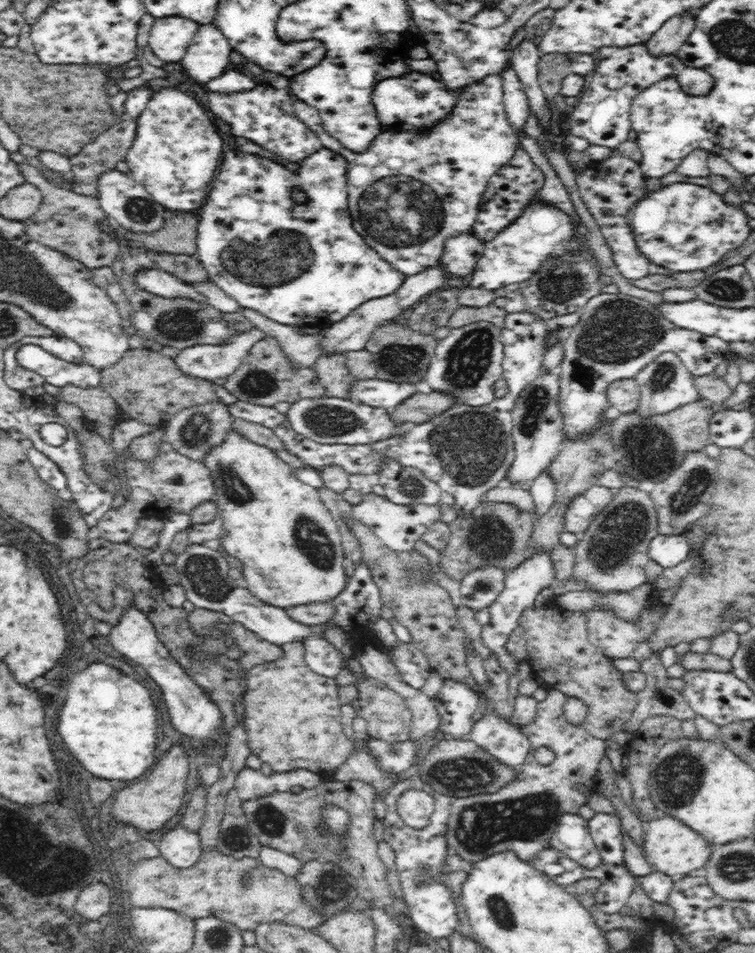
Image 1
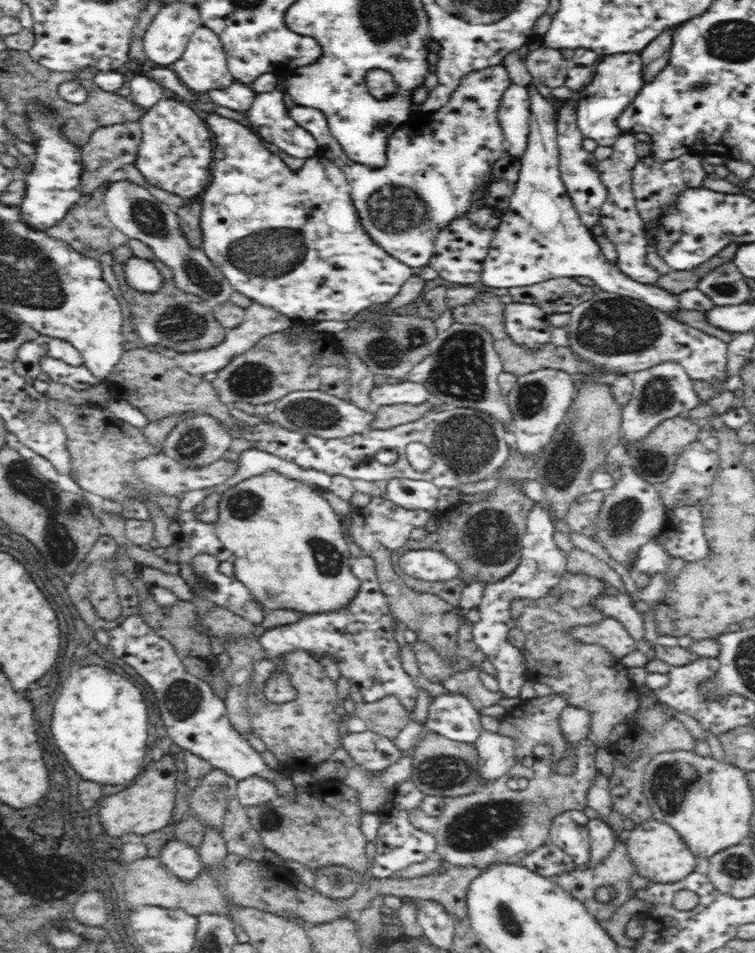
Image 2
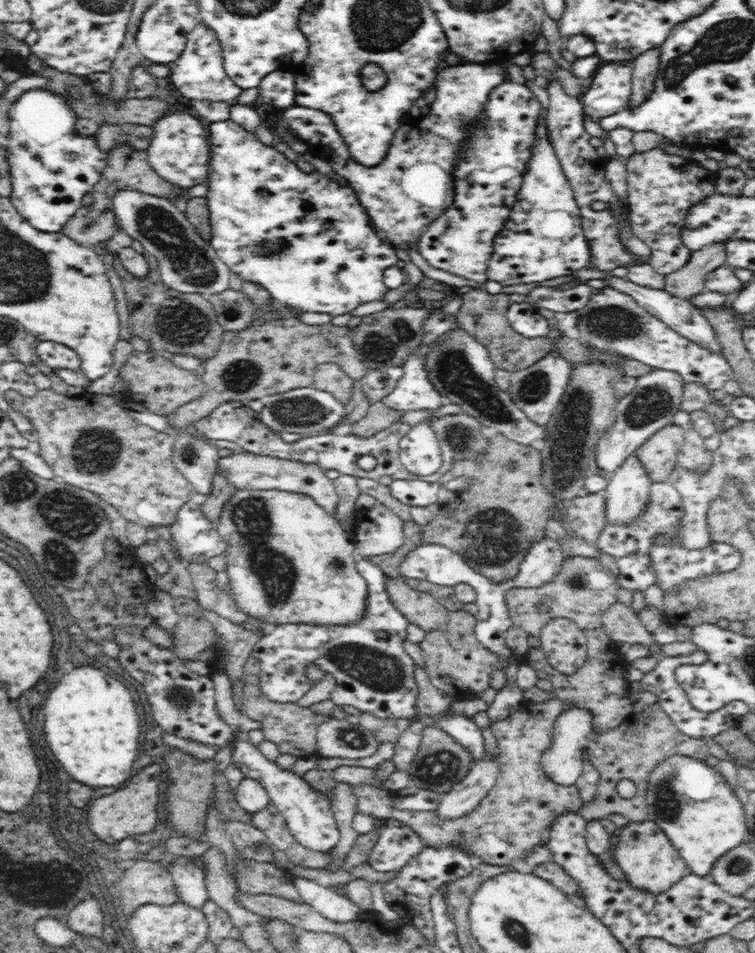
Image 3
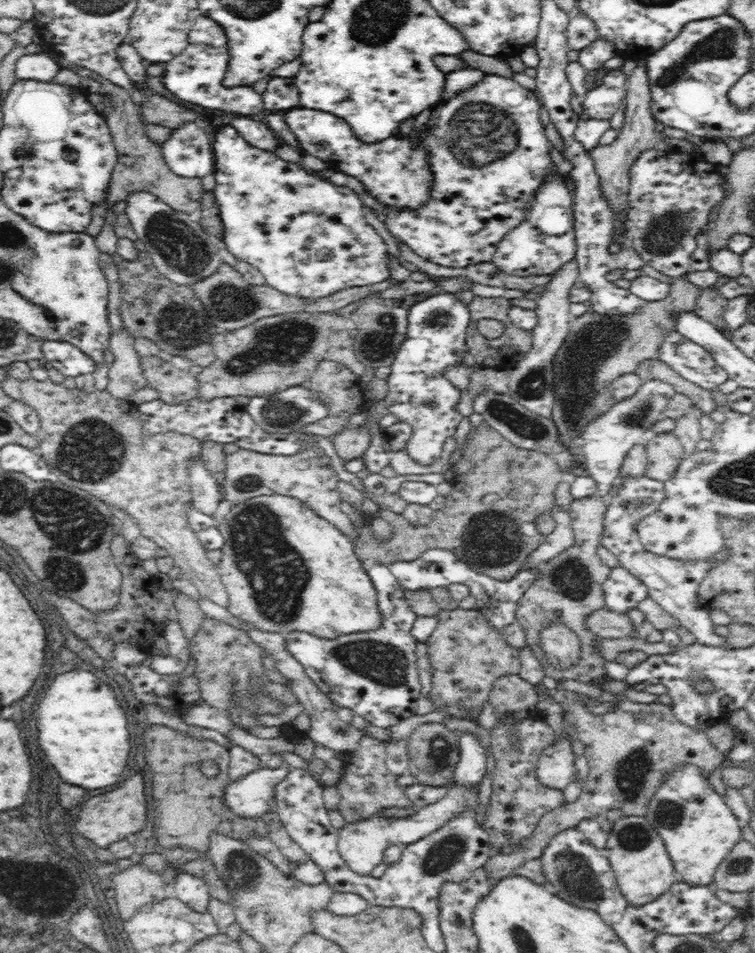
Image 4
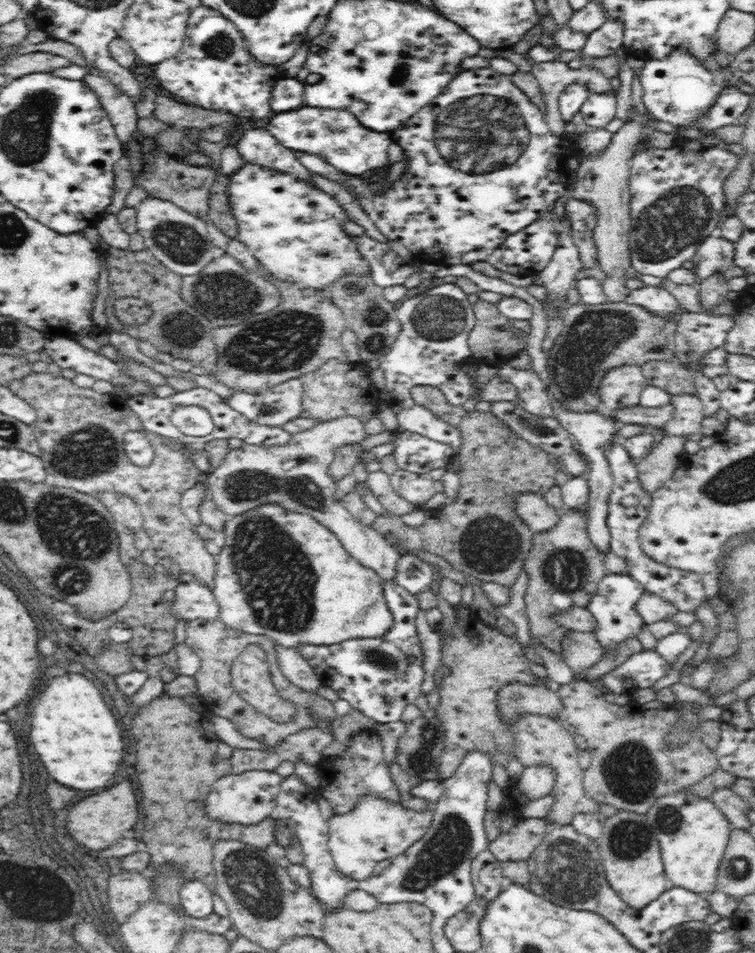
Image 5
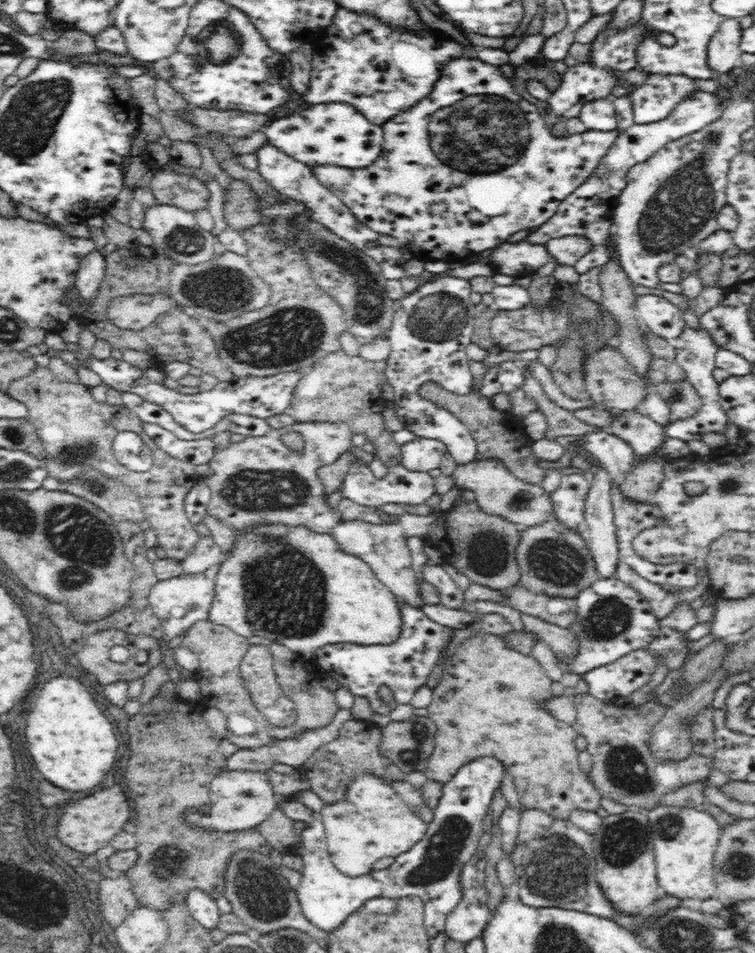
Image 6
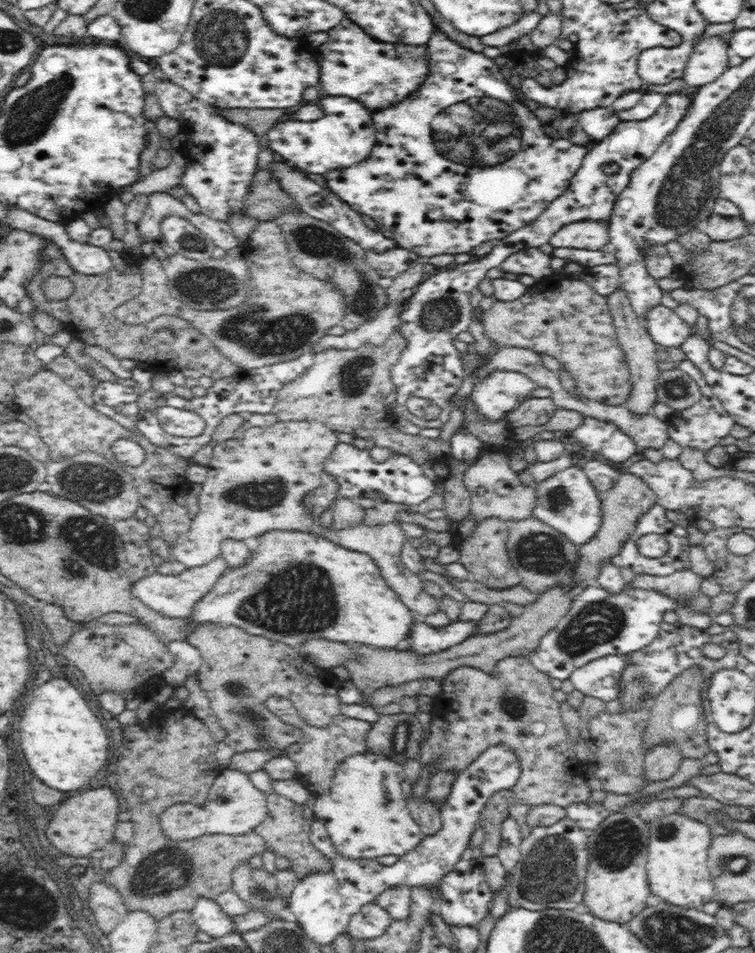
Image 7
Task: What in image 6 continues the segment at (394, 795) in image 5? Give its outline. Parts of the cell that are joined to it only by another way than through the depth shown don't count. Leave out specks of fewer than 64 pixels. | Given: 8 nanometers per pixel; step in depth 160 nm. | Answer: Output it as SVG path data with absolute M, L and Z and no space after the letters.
M352 719L349 721L346 721L341 730L339 731L339 735L337 738L328 743L324 743L320 748L317 748L309 757L308 760L302 765L302 775L304 777L304 780L308 781L308 784L310 784L311 791L314 794L317 794L325 803L333 803L339 800L342 800L345 797L345 792L346 789L348 788L348 785L353 781L353 778L360 773L372 773L372 775L376 775L378 777L384 777L386 776L386 759L384 758L383 754L379 751L379 744L380 744L380 739L381 739L381 731L378 728L370 728L368 724L364 721L357 721L356 719Z

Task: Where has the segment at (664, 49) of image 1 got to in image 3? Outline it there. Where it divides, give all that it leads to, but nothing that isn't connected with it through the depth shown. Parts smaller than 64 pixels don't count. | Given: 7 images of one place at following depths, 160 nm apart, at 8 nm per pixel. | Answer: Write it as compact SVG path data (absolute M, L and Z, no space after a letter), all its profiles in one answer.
M650 48L632 61L632 90L629 108L638 108L654 90L657 72L660 68L660 49Z

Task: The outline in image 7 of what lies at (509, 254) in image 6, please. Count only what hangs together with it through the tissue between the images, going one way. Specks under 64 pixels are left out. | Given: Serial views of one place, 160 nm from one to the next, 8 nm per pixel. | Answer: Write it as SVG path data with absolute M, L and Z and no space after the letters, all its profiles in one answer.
M527 248L511 254L502 264L503 272L512 274L529 274L536 279L541 279L553 274L550 268L552 256L546 255L538 248Z

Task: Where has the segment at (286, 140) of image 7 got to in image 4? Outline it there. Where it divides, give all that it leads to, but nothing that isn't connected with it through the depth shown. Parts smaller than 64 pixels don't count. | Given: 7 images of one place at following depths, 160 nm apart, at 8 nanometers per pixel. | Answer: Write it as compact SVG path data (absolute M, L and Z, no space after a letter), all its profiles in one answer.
M294 107L286 111L283 116L284 122L288 125L290 132L295 136L296 141L300 143L300 147L304 149L305 154L312 154L316 158L326 162L328 168L333 171L343 172L348 176L354 176L362 182L365 190L367 190L376 200L384 206L390 206L392 209L400 210L400 208L418 208L420 204L424 204L428 200L430 188L432 188L432 174L426 162L426 145L423 138L427 135L429 126L422 126L419 130L419 146L413 148L409 142L407 135L404 139L400 136L388 137L382 142L376 144L365 144L358 139L358 136L352 131L352 127L344 121L344 119L321 110L312 110L304 107Z

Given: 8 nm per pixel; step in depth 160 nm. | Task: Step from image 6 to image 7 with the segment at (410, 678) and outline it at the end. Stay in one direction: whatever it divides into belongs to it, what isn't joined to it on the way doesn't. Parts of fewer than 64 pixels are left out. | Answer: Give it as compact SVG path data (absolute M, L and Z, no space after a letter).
M416 616L410 626L410 636L402 647L418 655L442 652L475 635L476 624L477 621L456 621L443 627L436 627L422 622L420 617Z

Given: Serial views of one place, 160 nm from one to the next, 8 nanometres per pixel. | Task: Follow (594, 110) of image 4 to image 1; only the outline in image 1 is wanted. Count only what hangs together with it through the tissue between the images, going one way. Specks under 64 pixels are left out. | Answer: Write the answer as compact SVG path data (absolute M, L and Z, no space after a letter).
M632 44L624 48L606 46L600 48L594 58L597 58L595 69L590 76L585 77L586 86L577 97L578 104L573 106L568 125L571 134L582 136L590 145L614 150L626 142L632 130L630 120L632 101L643 90L664 77L674 75L683 91L690 96L704 96L714 87L713 76L705 70L686 66L676 54L652 56L645 44Z

